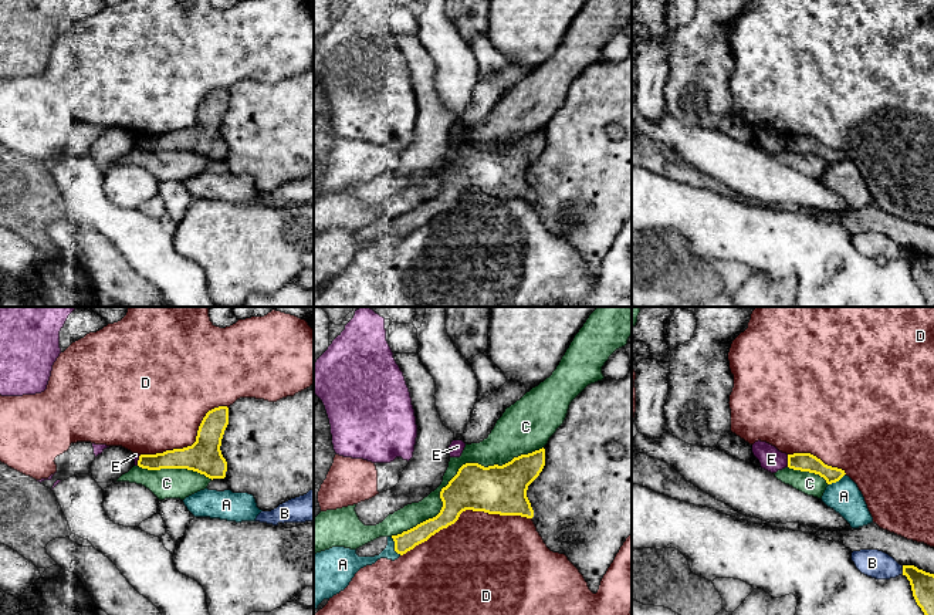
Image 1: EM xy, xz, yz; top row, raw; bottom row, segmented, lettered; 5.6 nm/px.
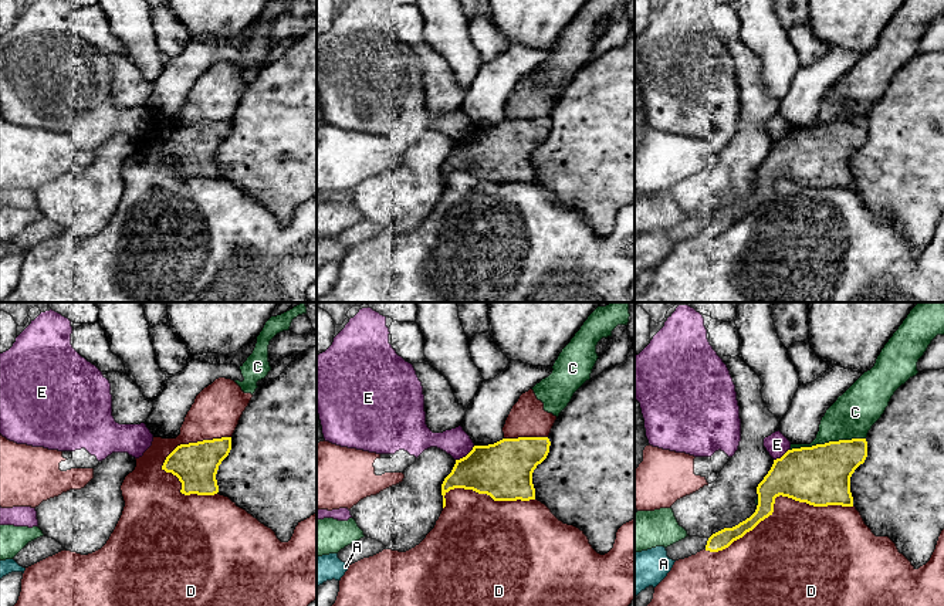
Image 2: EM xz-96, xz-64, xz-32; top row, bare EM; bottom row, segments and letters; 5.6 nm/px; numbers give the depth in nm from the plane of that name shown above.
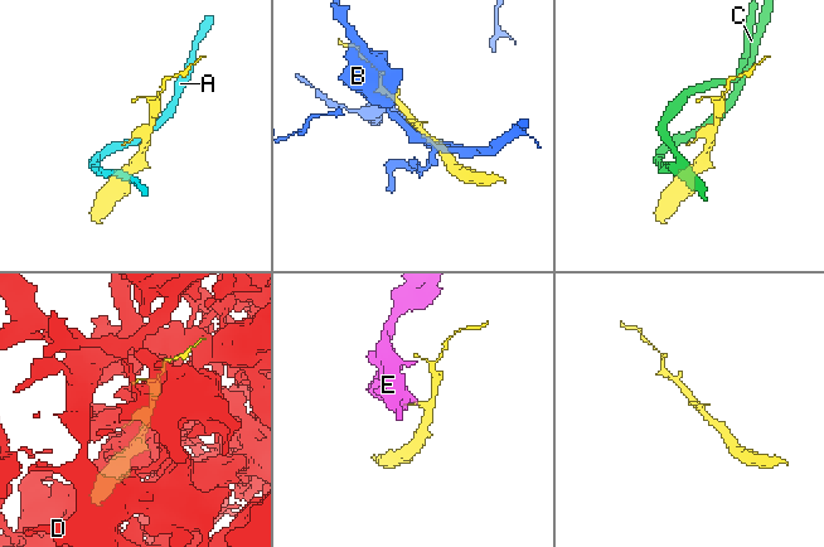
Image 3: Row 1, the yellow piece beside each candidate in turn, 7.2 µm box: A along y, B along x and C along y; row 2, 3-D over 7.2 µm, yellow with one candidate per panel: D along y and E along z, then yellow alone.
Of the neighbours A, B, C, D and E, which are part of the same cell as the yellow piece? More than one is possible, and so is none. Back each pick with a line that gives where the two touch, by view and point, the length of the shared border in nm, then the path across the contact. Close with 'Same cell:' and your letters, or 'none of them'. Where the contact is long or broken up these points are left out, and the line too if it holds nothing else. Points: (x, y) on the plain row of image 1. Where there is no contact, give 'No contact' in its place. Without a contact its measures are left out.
Same cell: none of them

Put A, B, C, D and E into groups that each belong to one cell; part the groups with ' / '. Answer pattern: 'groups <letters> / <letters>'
groups A C / B / D / E

